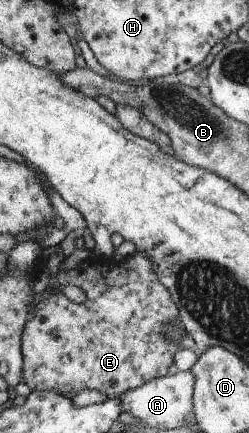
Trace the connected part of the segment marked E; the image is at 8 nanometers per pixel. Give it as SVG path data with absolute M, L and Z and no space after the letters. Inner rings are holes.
M91 253L85 257L83 263L79 263L77 267L73 267L73 269L65 269L65 271L59 269L57 275L55 275L55 284L63 285L63 283L71 283L71 285L79 287L85 295L85 301L82 303L74 303L61 295L61 293L55 293L55 295L46 297L45 299L42 299L40 303L36 304L33 309L32 317L24 322L23 331L20 335L20 352L22 355L21 381L29 387L30 391L54 390L55 393L59 393L59 395L70 397L74 396L77 392L91 390L105 393L108 397L116 396L124 391L139 387L152 379L163 377L165 373L167 373L169 366L172 365L173 355L175 355L175 351L177 351L177 344L189 345L189 342L184 341L184 337L181 333L183 328L177 320L177 306L171 301L169 292L163 287L163 285L161 285L158 277L155 277L149 259L143 257L143 255L139 255L139 253L132 253L126 258L118 258L115 262L109 263L104 262L104 257L100 260L91 259L89 258L90 256ZM165 325L168 325L168 329L173 331L172 335L167 331L161 331Z

